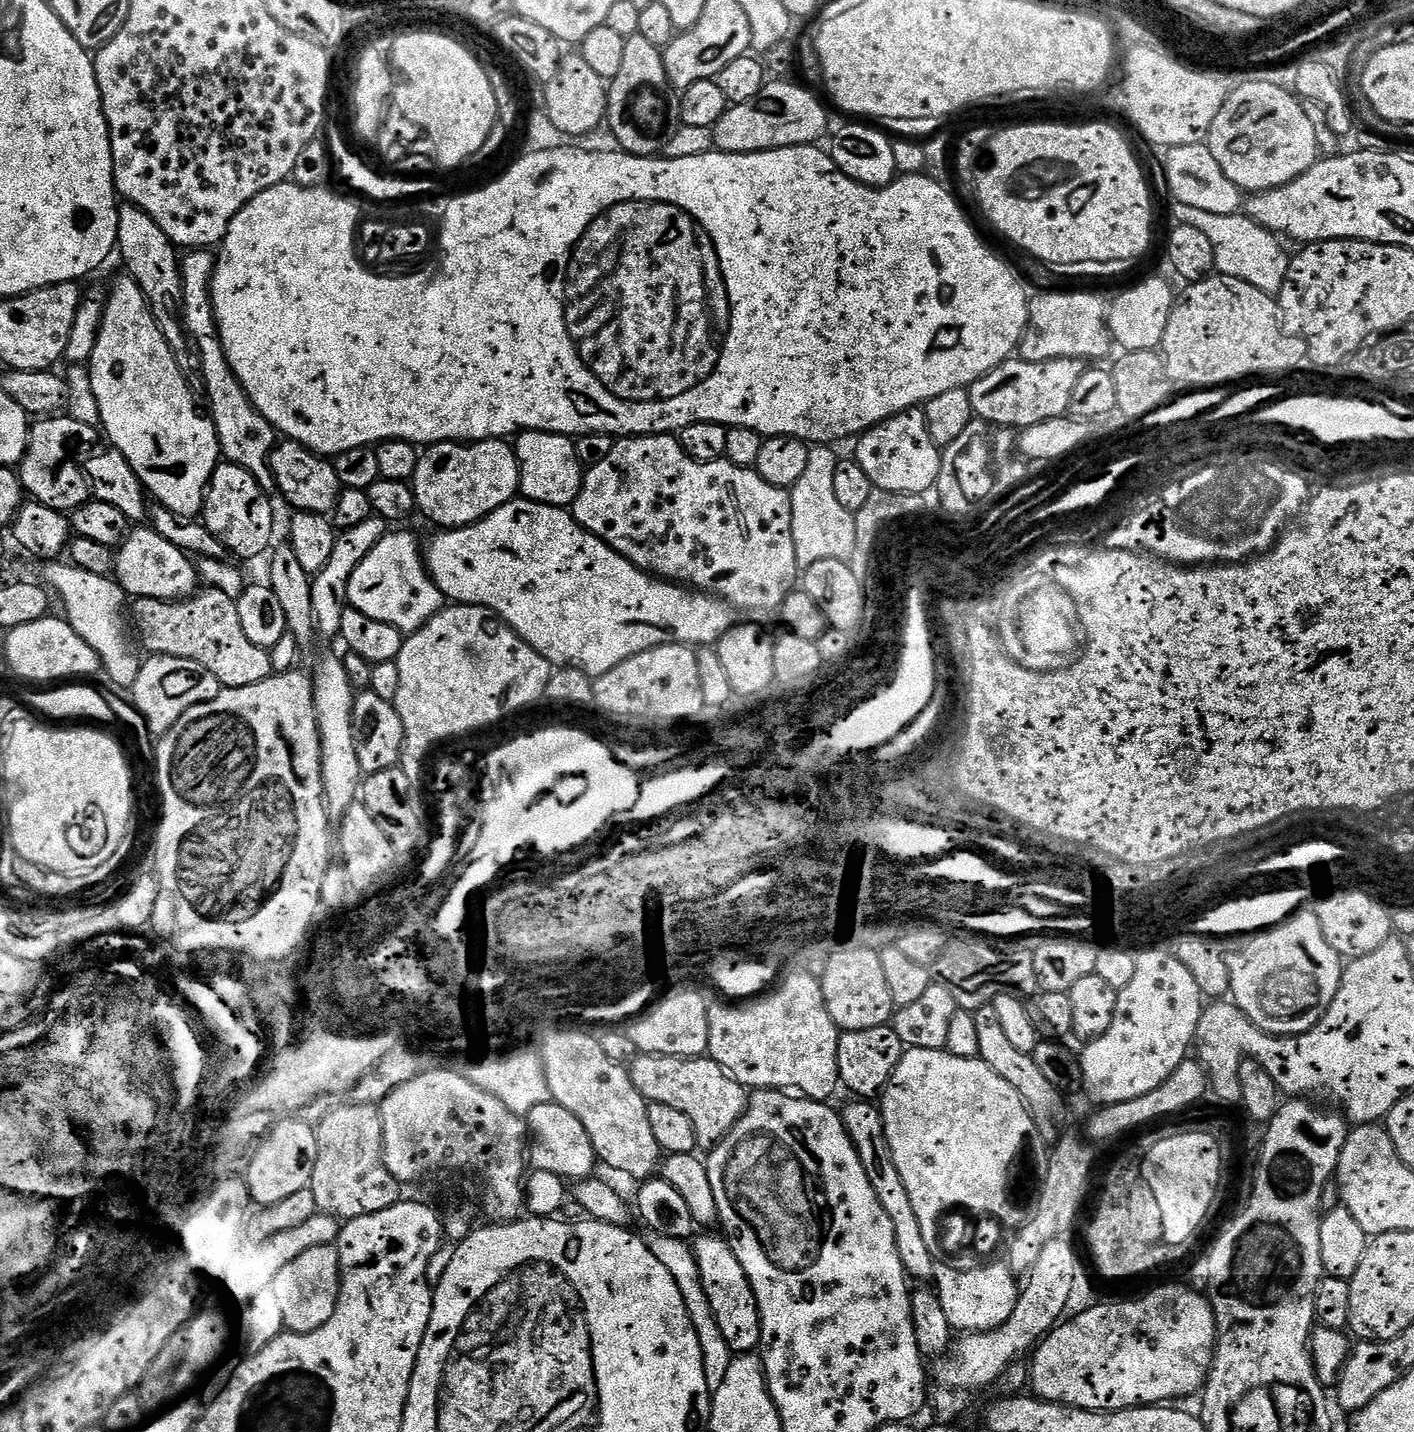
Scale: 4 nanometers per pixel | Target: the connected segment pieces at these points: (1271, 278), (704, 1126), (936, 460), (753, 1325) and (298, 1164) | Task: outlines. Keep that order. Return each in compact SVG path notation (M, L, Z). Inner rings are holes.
M1173 203L1171 207L1176 224L1194 226L1195 229L1202 230L1206 238L1210 238L1210 246L1214 246L1215 271L1219 275L1250 282L1250 286L1258 286L1258 290L1270 297L1280 293L1282 282L1286 282L1290 252L1280 245L1282 240L1277 233L1254 222L1243 211L1234 214L1212 214L1178 203Z
M640 1054L631 1061L634 1086L649 1104L674 1106L694 1122L696 1142L701 1149L711 1150L748 1108L749 1089L739 1084L717 1060L703 1056L655 1056Z
M909 408L881 424L875 424L855 444L854 458L858 466L866 470L866 478L870 478L873 489L910 494L931 493L935 489L942 450L934 442L934 438L930 438L930 430L920 408Z
M720 1234L697 1235L694 1240L694 1251L702 1286L710 1302L710 1310L714 1310L714 1322L718 1322L718 1330L722 1330L722 1338L726 1338L726 1346L730 1346L733 1354L755 1353L760 1348L762 1318L758 1310L758 1302L754 1298L754 1290L750 1286L750 1278L746 1278L746 1270L742 1270L742 1262L738 1262L727 1239Z
M284 1118L271 1125L270 1131L255 1145L247 1165L246 1181L251 1199L260 1206L280 1204L290 1194L298 1194L298 1190L309 1187L314 1174L314 1166L318 1158L318 1142L316 1129L304 1120Z

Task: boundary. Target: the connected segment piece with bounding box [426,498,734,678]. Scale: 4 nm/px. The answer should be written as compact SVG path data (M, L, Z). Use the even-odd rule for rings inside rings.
M517 498L511 500L509 504L503 504L498 510L494 510L476 524L468 524L465 528L440 530L437 533L437 536L426 544L426 563L433 582L442 589L445 597L457 604L480 604L482 607L488 608L494 615L506 621L525 642L534 646L534 650L538 650L538 654L542 654L542 658L546 658L553 666L577 668L585 672L587 676L595 678L614 670L614 666L626 662L626 658L634 658L634 654L642 654L646 650L657 648L663 644L715 645L734 627L733 609L723 600L709 596L706 592L698 592L691 587L681 586L679 583L669 582L644 572L638 566L630 563L625 556L615 552L609 544L602 542L602 538L587 532L572 517L568 508L555 508L549 504L539 504L533 500Z

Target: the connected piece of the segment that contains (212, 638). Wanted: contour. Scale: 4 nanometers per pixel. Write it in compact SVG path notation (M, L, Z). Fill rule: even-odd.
M205 587L189 596L187 600L133 599L130 604L130 620L134 625L135 635L137 632L144 643L145 653L170 658L190 658L190 662L206 666L206 670L210 670L210 674L214 674L214 678L218 678L218 682L224 688L254 686L273 675L271 651L262 646L254 646L254 642L246 638L246 633L242 631L242 622L238 618L236 601L226 598L226 594L222 594L222 590L217 588Z

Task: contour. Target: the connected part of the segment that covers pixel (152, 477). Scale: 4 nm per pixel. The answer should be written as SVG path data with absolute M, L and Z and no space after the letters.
M120 274L120 277L113 282L112 289L109 290L108 294L106 293L106 299L103 303L104 317L101 320L100 333L97 336L97 344L94 346L90 363L87 365L90 382L93 383L94 398L97 400L98 414L101 415L99 427L102 429L103 435L104 432L108 435L107 443L116 448L122 454L122 458L126 458L126 462L130 462L130 466L134 466L134 474L138 474L138 478L145 486L147 495L157 505L172 511L179 518L199 517L204 511L204 497L208 494L208 484L212 481L216 465L221 463L222 460L218 434L211 415L204 413L203 416L200 413L200 408L196 405L196 396L192 393L195 392L193 385L189 384L188 377L182 374L162 330L158 328L158 322L154 320L154 314L146 302L146 294L142 294L138 282L134 282L134 278L130 275Z

